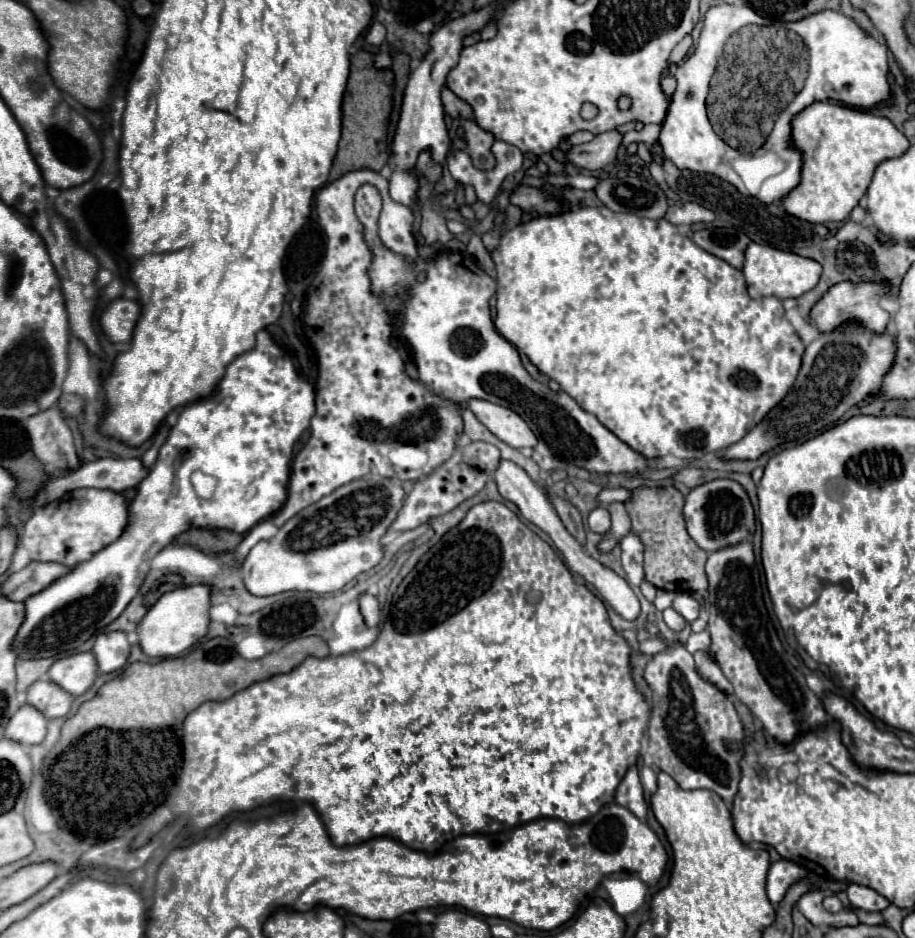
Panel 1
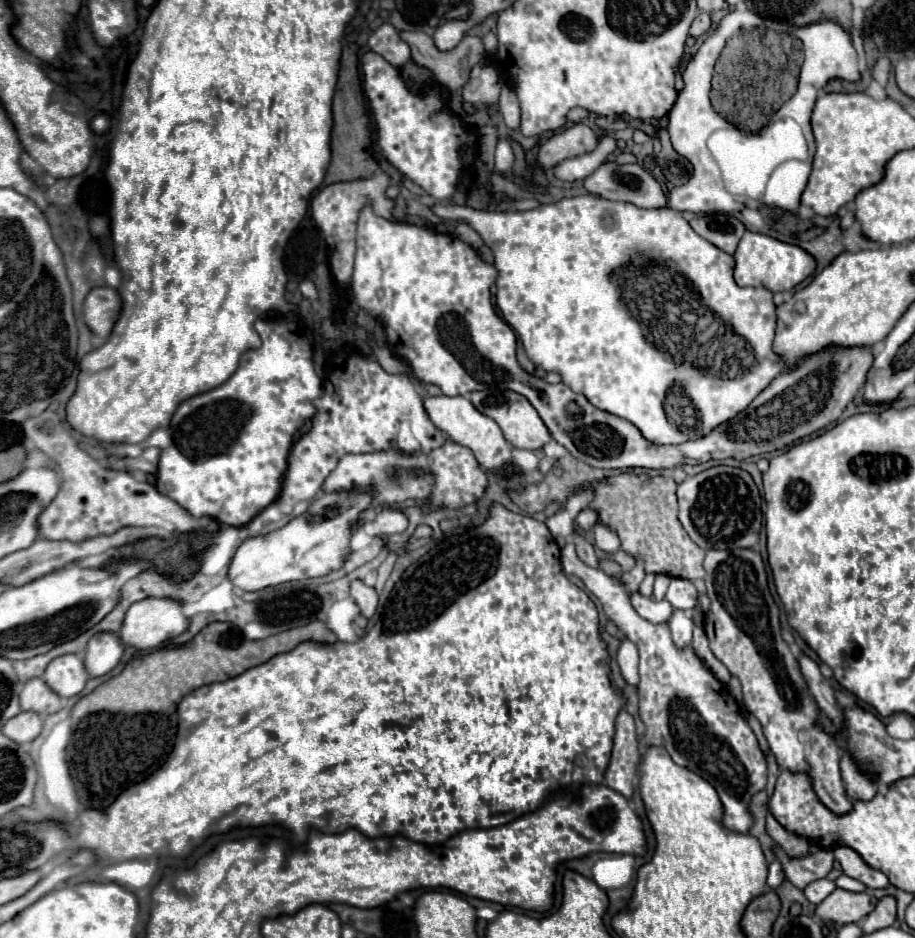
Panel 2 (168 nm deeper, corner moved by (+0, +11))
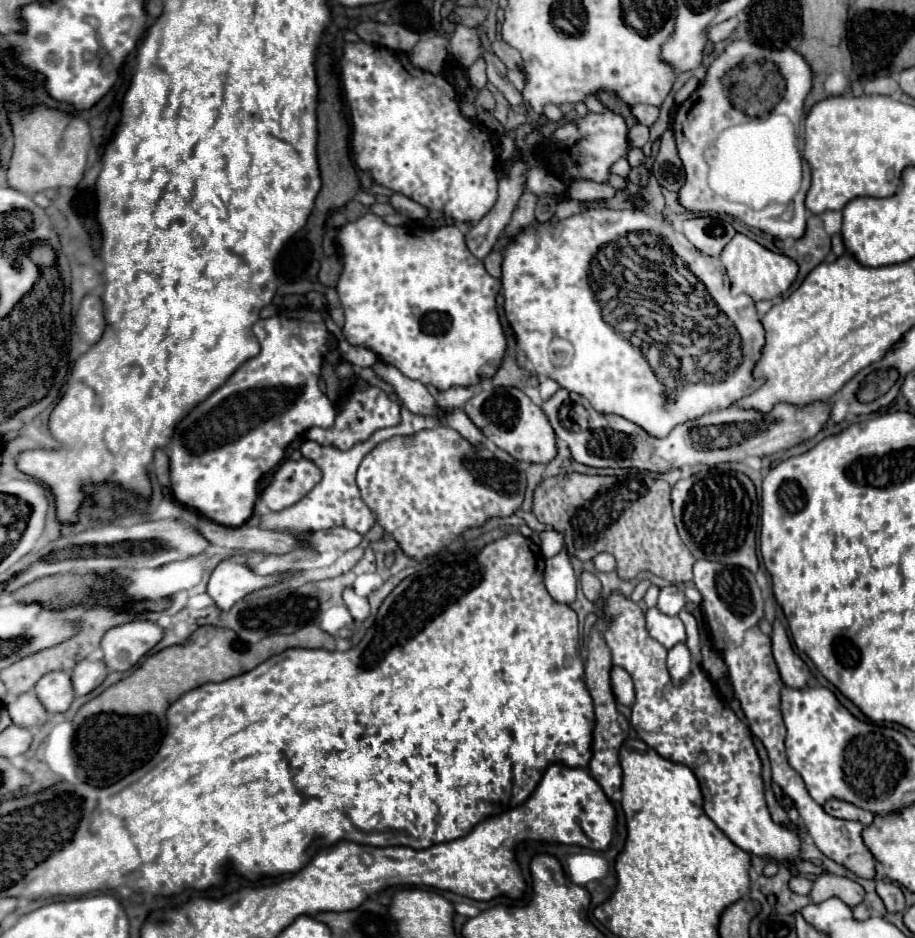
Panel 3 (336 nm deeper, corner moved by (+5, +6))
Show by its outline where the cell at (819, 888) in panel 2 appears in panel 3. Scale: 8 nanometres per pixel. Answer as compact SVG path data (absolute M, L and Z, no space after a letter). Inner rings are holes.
M793 875L791 881L789 881L789 887L791 891L795 893L801 893L801 895L807 895L811 891L811 879L803 877L803 875Z

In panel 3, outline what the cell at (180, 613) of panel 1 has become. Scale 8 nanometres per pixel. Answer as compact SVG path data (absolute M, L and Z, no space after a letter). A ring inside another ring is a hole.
M135 619L125 625L109 629L101 639L103 663L109 671L129 671L157 641L161 641L163 629L153 621Z

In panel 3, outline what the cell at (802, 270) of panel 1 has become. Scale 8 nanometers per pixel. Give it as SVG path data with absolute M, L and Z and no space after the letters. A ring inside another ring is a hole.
M737 233L721 251L721 263L727 269L729 281L731 281L731 293L739 295L739 293L747 293L749 297L753 297L755 301L761 299L773 299L779 297L781 293L785 293L791 283L797 277L797 263L785 255L773 253L765 247L761 247L757 241L749 239L747 235Z

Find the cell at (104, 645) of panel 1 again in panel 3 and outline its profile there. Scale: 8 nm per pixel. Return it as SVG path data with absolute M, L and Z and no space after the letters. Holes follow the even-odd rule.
M83 659L71 671L71 683L73 683L75 695L87 695L87 693L91 693L93 689L97 689L105 681L105 677L107 677L105 663Z

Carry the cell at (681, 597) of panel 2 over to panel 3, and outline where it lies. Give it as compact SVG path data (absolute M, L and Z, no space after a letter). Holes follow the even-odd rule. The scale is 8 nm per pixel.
M667 585L659 593L657 609L665 615L677 615L685 607L685 595L677 585Z

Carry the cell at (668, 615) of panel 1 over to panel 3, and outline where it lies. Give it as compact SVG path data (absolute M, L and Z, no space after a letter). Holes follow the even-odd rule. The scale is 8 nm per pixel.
M683 643L673 647L673 651L669 651L669 655L667 655L667 669L669 669L669 675L671 675L671 683L675 687L683 685L689 679L691 655L689 655L689 651L687 651L687 647Z

